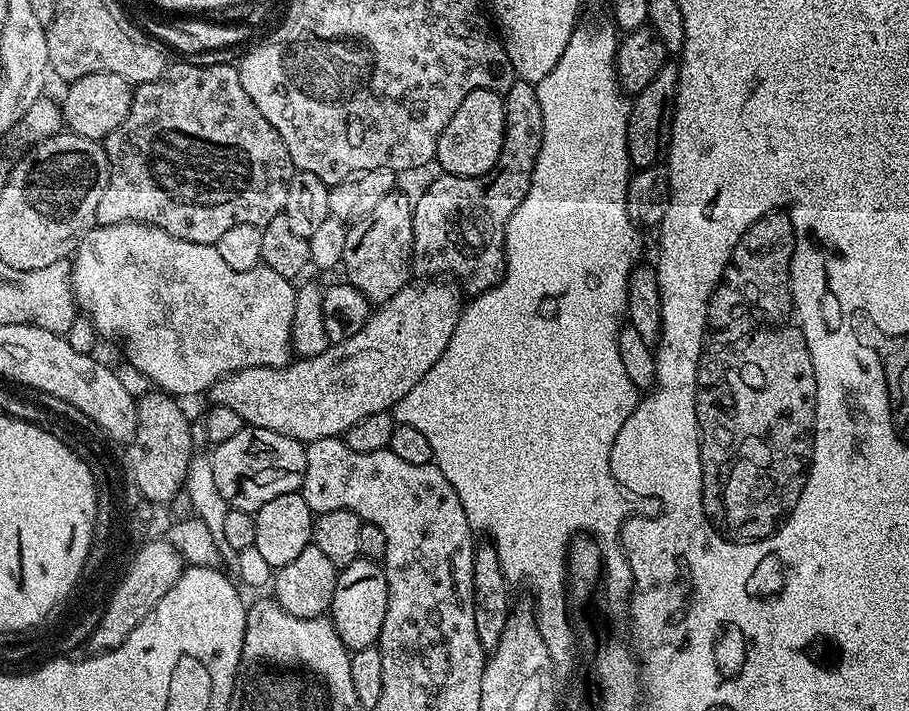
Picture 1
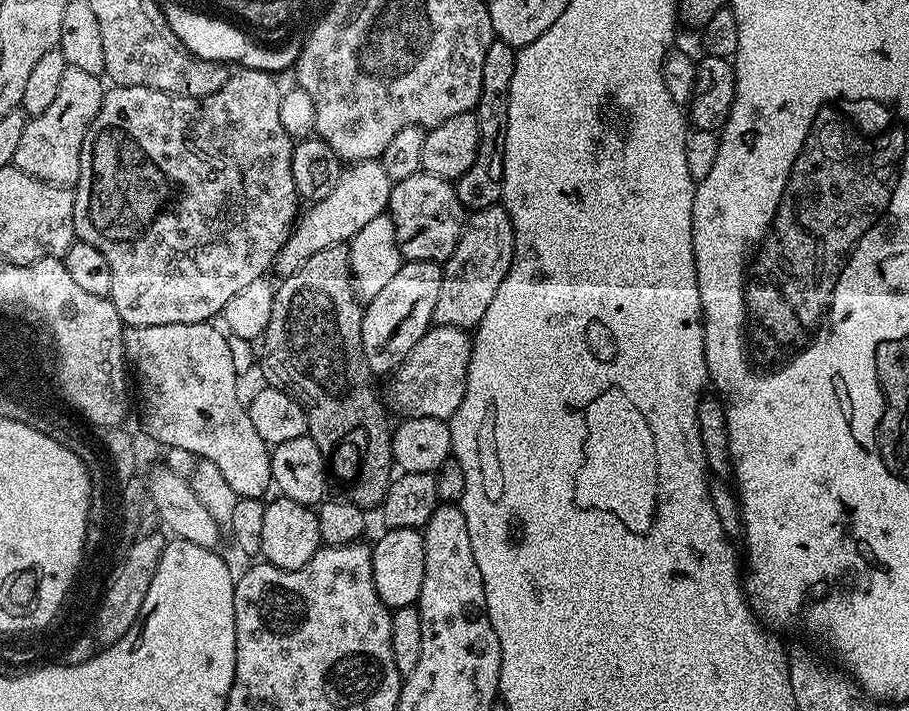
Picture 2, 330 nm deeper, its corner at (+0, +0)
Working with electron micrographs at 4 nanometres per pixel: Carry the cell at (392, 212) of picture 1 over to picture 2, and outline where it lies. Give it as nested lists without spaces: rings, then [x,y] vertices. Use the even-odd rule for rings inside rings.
[[[423,170],[393,183],[387,215],[394,222],[396,241],[404,260],[448,260],[466,227],[466,210],[458,202],[453,181],[443,180]]]

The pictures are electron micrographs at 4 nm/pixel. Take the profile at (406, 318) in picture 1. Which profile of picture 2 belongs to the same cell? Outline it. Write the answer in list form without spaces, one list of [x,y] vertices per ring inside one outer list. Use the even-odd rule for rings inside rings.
[[[503,203],[471,213],[464,231],[460,233],[454,254],[450,254],[450,258],[442,264],[444,281],[438,306],[434,310],[435,323],[452,324],[465,330],[475,329],[482,322],[482,314],[486,314],[490,302],[494,302],[494,294],[498,294],[498,286],[502,286],[502,280],[510,270],[513,246],[514,230]]]

